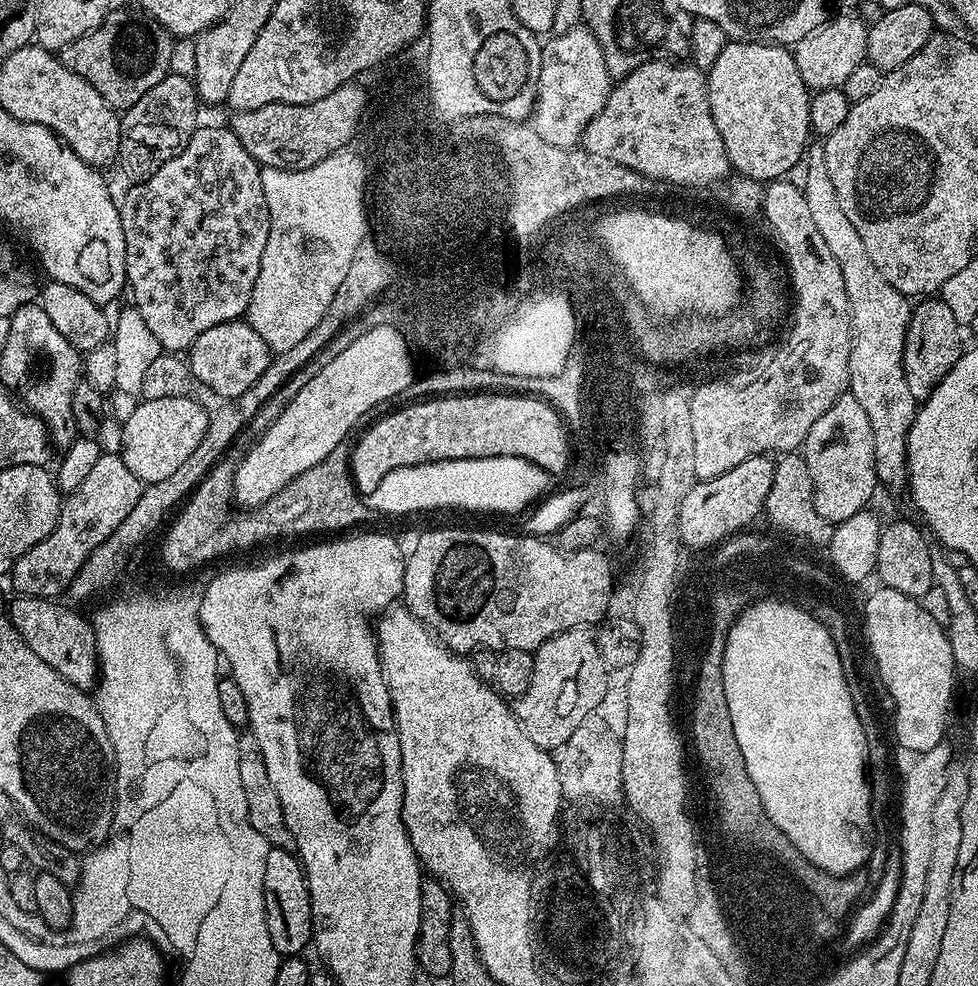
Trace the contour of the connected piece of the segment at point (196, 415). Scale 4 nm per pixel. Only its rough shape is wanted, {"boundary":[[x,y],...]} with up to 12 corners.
{"boundary":[[191,395],[141,399],[118,454],[145,485],[194,454],[210,412]]}

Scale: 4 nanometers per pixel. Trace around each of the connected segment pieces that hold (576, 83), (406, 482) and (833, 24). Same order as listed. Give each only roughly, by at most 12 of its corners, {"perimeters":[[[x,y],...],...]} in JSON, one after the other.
{"perimeters":[[[591,28],[543,41],[530,127],[575,148],[614,78]],[[526,459],[443,460],[390,471],[378,514],[518,512],[549,473]],[[837,15],[792,57],[810,90],[843,88],[865,63],[868,24]]]}

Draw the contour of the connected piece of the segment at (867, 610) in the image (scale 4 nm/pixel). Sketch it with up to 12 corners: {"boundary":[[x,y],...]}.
{"boundary":[[883,586],[867,651],[904,744],[938,746],[958,669],[945,625]]}

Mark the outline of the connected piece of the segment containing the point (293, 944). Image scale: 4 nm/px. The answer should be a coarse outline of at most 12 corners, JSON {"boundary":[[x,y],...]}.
{"boundary":[[269,847],[266,926],[281,957],[312,944],[308,877],[297,853]]}

